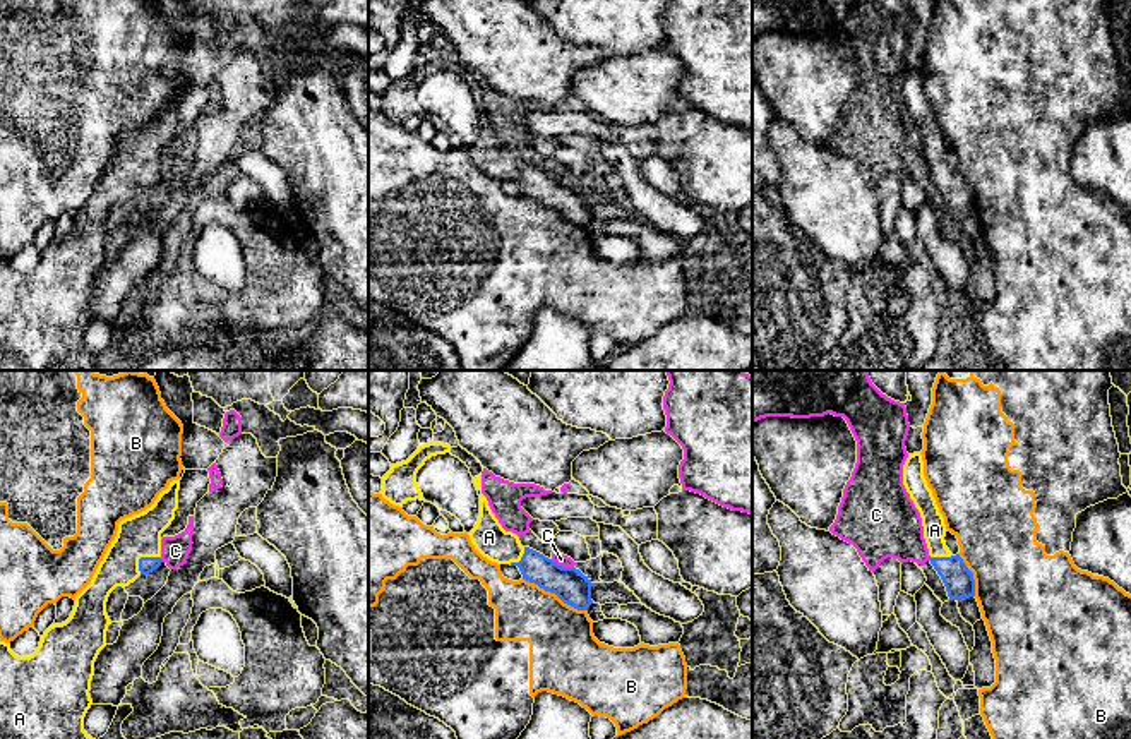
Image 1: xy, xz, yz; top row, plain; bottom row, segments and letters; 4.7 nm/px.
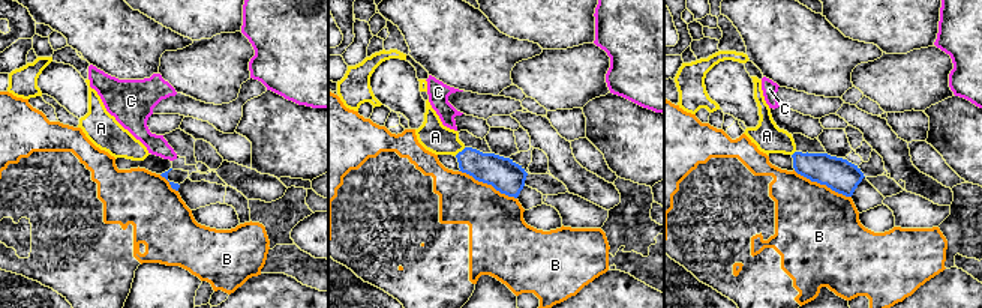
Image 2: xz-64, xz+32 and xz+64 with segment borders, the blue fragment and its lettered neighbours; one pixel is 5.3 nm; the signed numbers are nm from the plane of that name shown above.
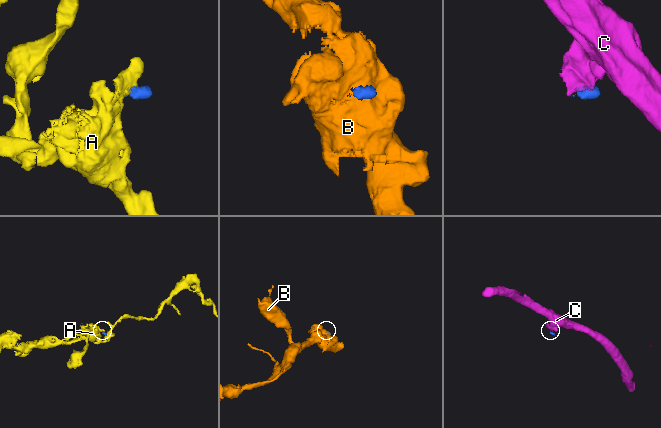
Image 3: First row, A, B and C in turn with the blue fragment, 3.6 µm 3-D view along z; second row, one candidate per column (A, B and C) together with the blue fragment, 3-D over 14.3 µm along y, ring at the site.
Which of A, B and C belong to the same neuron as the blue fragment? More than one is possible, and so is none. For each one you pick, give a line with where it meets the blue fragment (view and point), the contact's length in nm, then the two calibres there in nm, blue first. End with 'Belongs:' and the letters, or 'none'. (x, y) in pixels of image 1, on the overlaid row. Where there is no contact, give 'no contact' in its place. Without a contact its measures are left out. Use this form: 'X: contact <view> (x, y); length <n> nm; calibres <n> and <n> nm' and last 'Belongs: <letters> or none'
A: contact xy (143, 558); length 130 nm; calibres 80 and 200 nm
Belongs: A

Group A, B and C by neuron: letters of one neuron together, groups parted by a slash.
A / B / C

